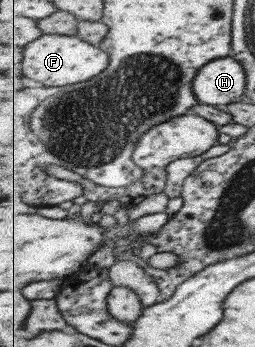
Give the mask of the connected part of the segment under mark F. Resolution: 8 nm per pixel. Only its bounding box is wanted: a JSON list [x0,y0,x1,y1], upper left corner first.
[23,34,109,86]

